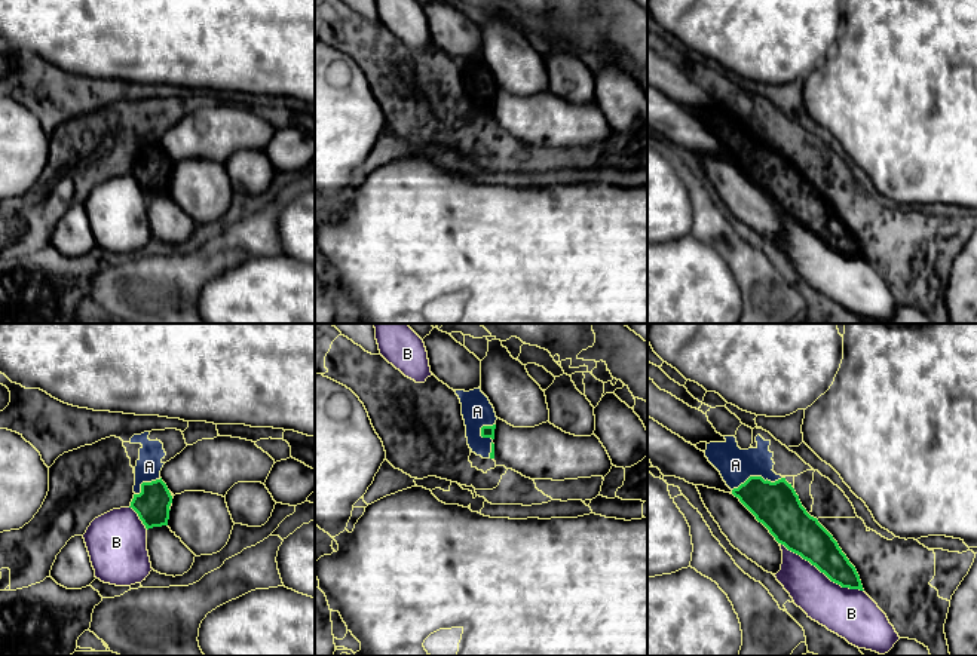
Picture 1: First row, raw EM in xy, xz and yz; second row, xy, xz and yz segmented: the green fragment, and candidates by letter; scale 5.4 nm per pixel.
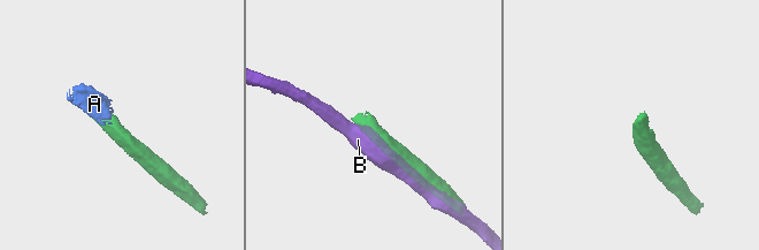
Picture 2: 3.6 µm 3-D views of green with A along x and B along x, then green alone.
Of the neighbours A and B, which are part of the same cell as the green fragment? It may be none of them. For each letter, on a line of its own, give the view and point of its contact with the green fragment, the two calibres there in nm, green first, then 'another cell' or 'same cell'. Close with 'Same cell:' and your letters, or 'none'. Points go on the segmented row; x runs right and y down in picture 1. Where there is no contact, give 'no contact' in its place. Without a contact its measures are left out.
A: meets green in xz at (486, 437); 60 nm thick on the green side, 170 nm on the other; same cell
B: meets green in yz at (821, 572); 220 nm thick on the green side, 260 nm on the other; another cell
Same cell: A

